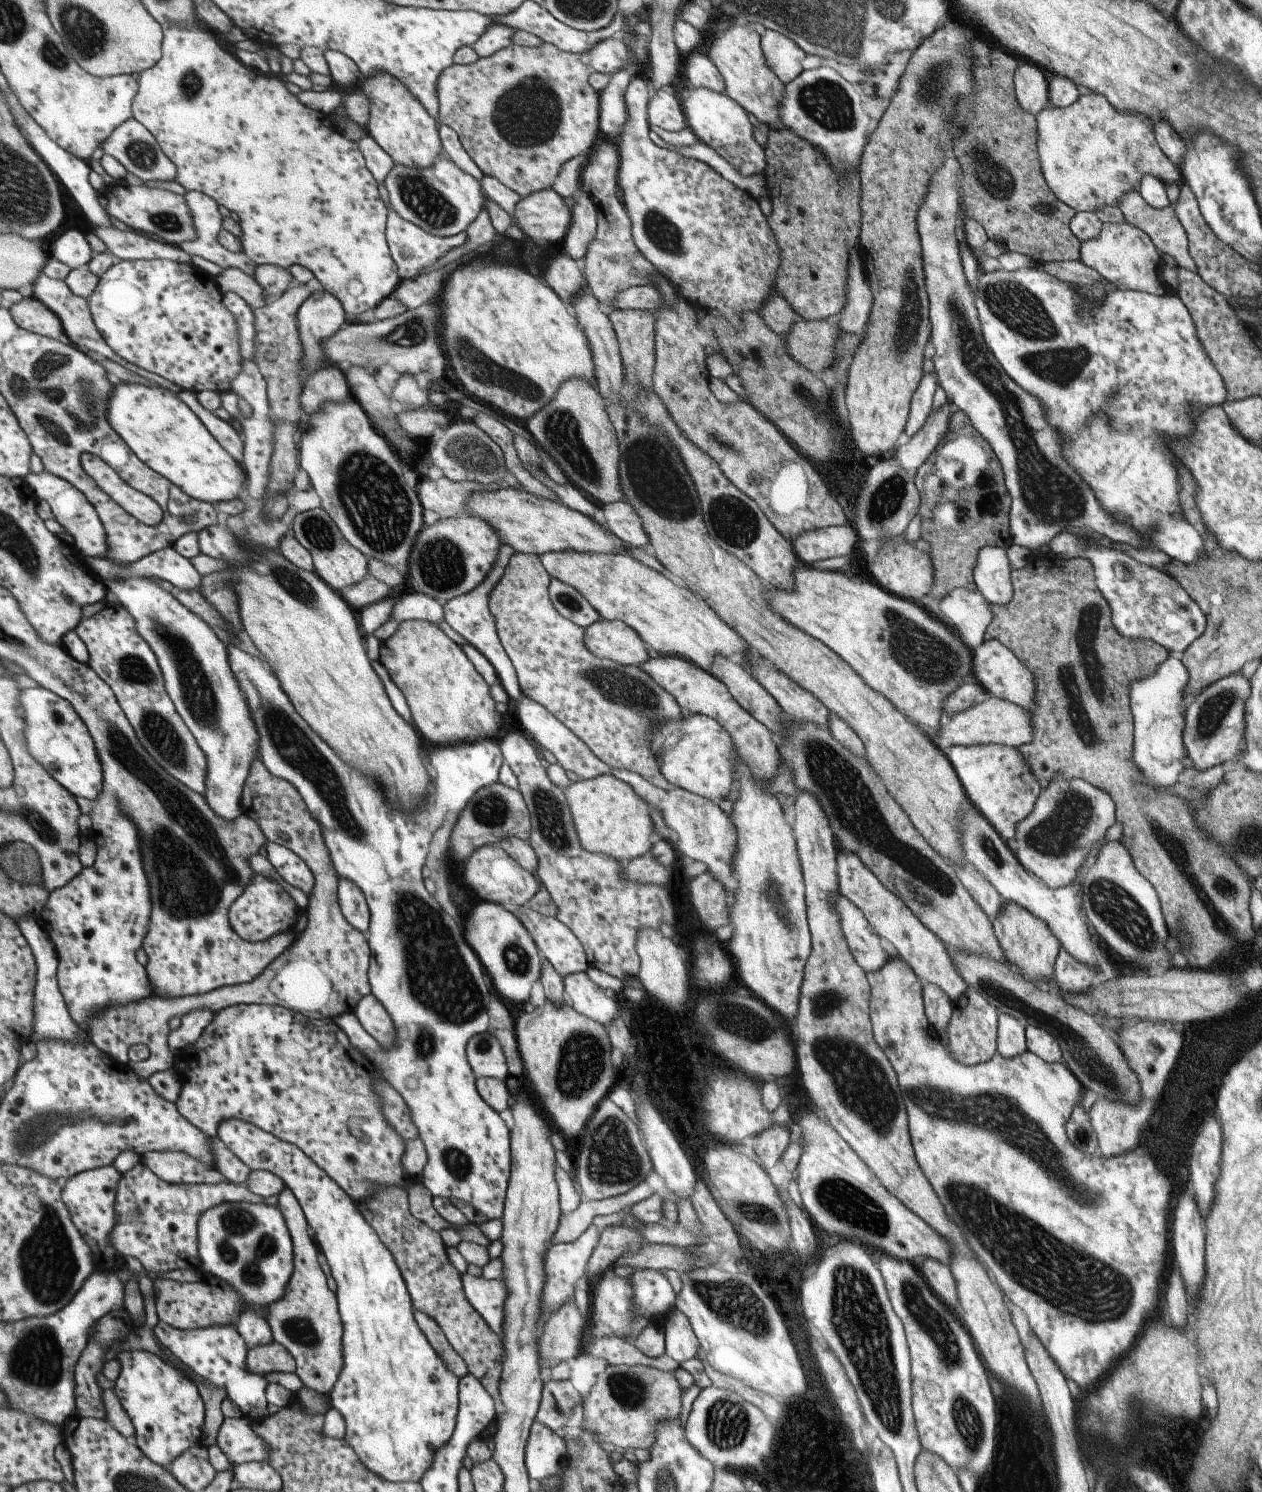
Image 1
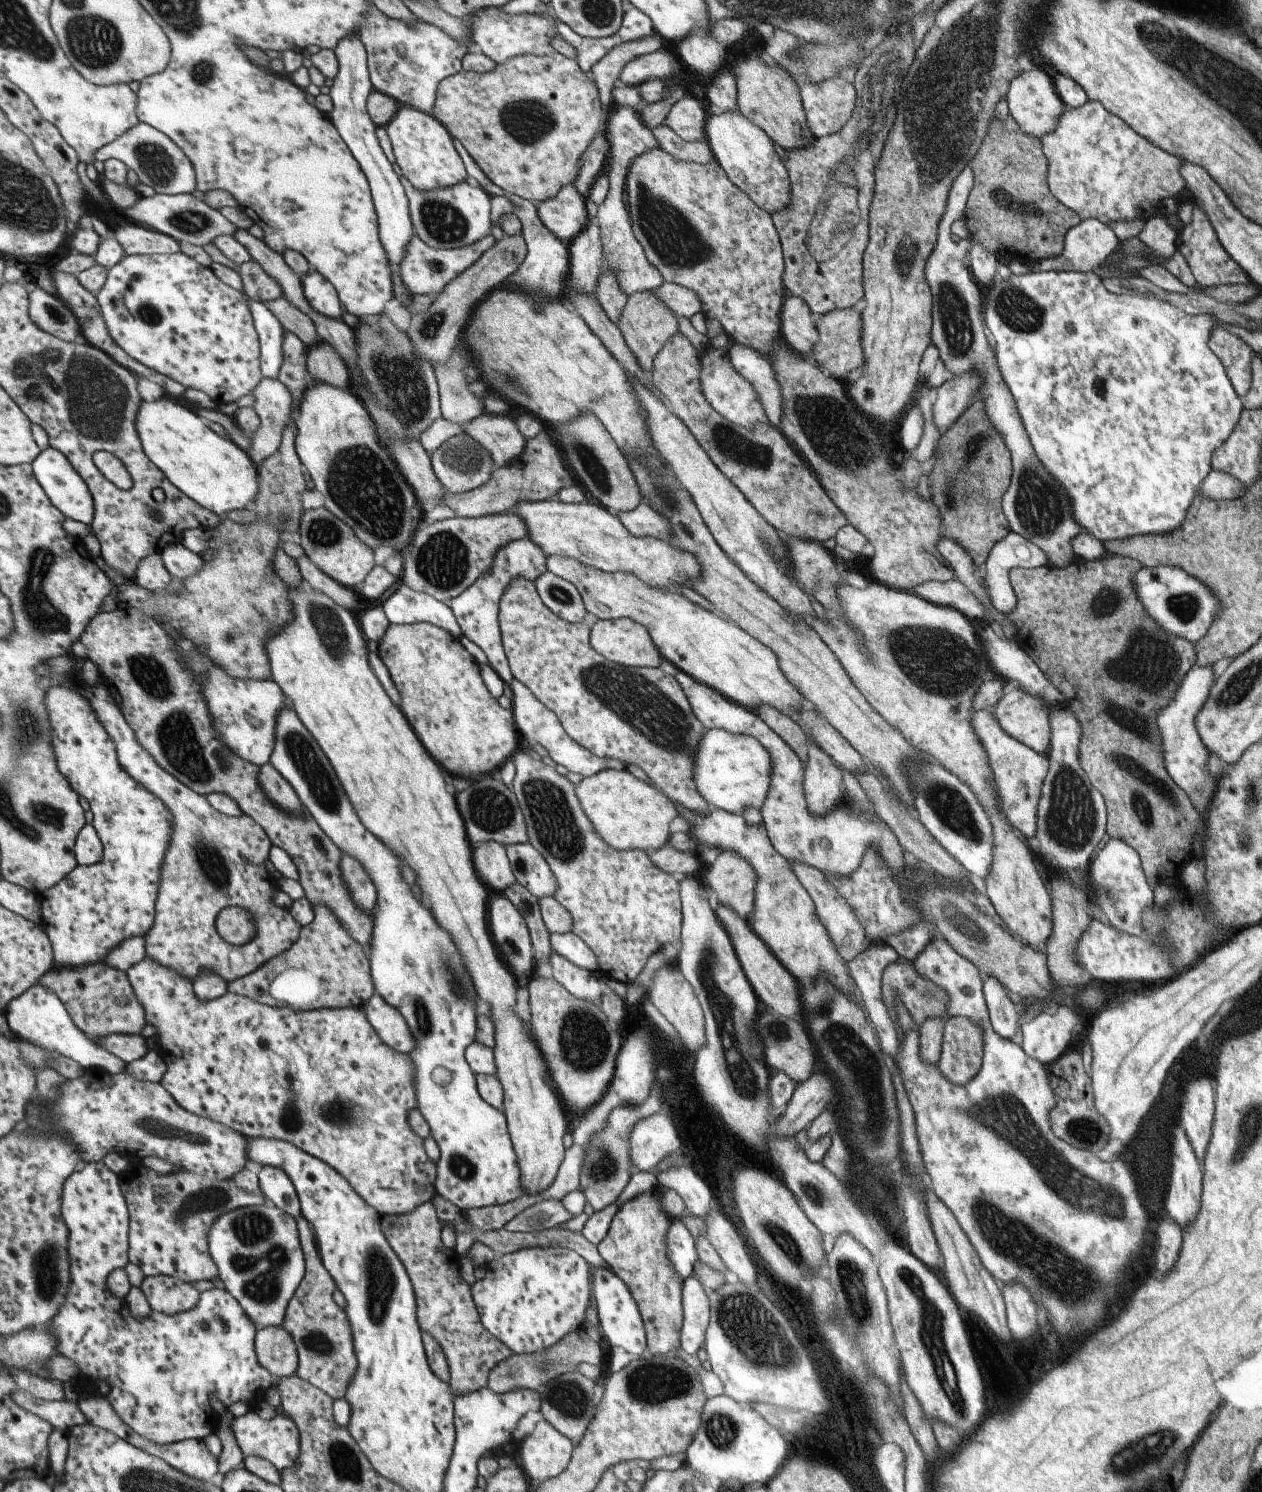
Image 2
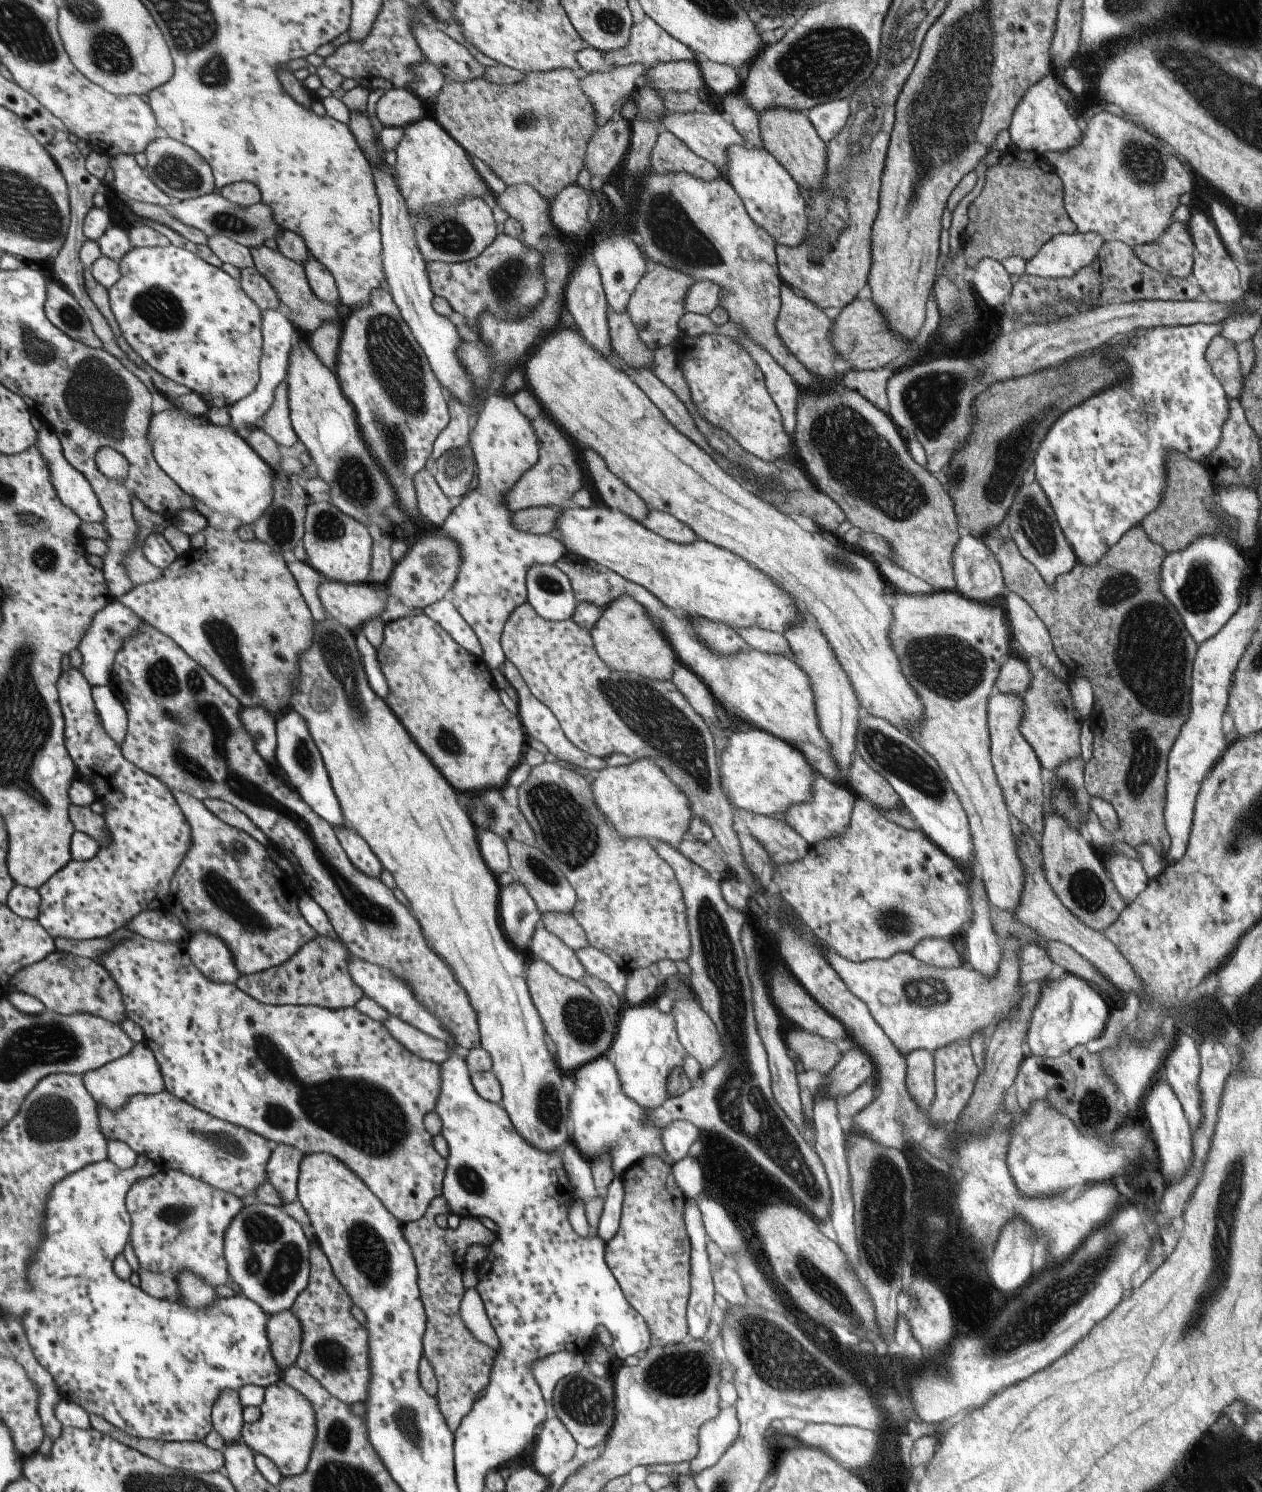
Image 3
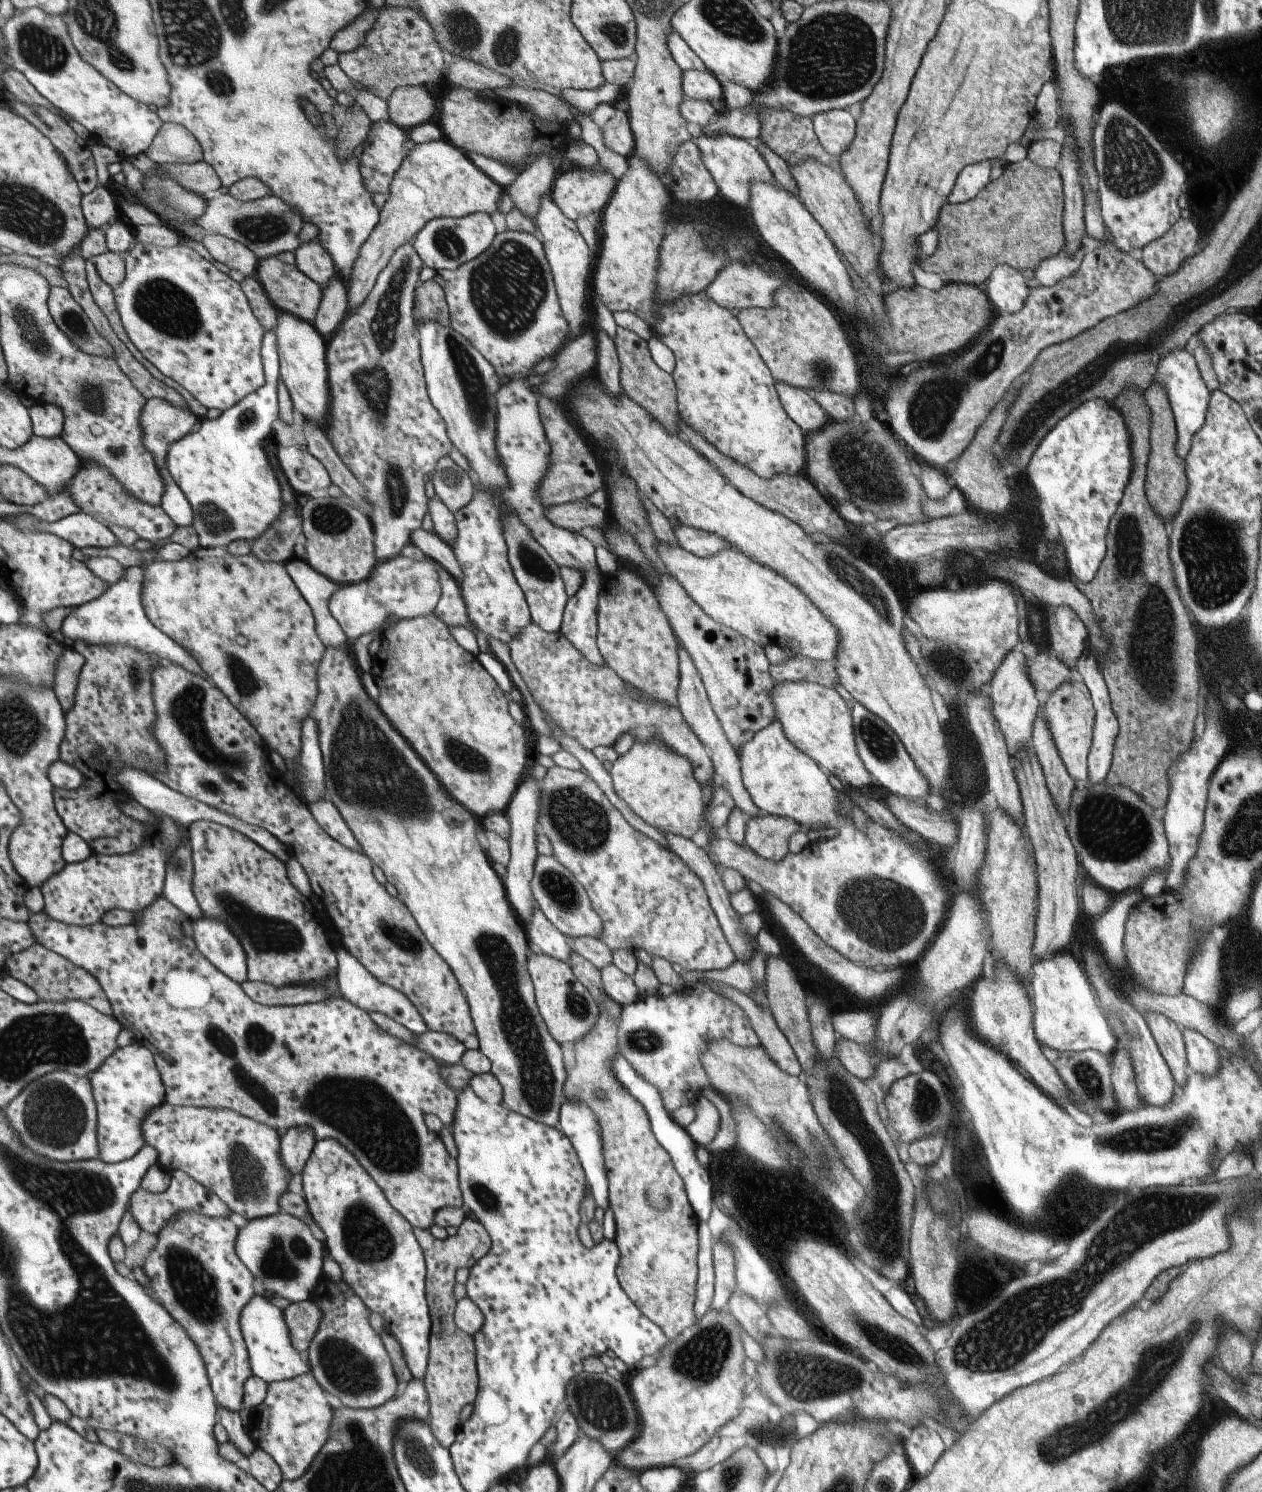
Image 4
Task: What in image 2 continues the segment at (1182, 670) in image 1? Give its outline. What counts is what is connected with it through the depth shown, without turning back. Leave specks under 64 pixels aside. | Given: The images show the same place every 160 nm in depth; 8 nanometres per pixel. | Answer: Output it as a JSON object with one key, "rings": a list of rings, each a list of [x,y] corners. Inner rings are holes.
{"rings":[[[1193,665],[1176,688],[1172,701],[1162,708],[1156,716],[1156,725],[1162,740],[1162,757],[1169,778],[1187,795],[1198,815],[1203,814],[1210,797],[1214,793],[1215,782],[1205,770],[1210,752],[1198,737],[1195,717],[1205,704],[1209,689],[1213,686],[1212,665]]]}

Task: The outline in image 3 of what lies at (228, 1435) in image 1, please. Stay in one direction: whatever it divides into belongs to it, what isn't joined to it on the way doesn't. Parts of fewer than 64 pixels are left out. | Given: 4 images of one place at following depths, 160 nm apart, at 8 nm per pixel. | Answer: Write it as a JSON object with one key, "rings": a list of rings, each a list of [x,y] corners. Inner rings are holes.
{"rings":[[[281,1379],[266,1388],[266,1399],[260,1410],[260,1418],[255,1423],[244,1424],[243,1440],[256,1454],[264,1454],[274,1460],[283,1476],[303,1475],[312,1460],[318,1435],[318,1416],[312,1400]]]}

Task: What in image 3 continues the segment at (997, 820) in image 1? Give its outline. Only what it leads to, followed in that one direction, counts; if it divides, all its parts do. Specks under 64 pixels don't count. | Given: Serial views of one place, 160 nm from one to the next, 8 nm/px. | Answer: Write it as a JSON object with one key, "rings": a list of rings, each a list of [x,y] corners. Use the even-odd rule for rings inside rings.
{"rings":[[[993,692],[986,704],[986,725],[988,728],[990,758],[993,770],[1000,784],[1006,810],[1011,818],[1024,825],[1033,834],[1042,832],[1043,784],[1039,776],[1041,767],[1030,744],[1020,733],[1024,702],[1021,695],[1010,692]]]}

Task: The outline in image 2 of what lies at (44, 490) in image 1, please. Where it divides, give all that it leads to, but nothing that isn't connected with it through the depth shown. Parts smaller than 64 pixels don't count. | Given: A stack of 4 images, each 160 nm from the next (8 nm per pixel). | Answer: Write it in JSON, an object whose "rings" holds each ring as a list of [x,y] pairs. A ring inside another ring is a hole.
{"rings":[[[48,446],[40,452],[40,455],[32,462],[36,477],[41,486],[52,498],[53,504],[60,508],[69,519],[80,521],[89,526],[93,533],[92,522],[95,518],[96,502],[87,481],[79,474],[79,471],[71,464],[71,461],[63,454],[63,451]]]}

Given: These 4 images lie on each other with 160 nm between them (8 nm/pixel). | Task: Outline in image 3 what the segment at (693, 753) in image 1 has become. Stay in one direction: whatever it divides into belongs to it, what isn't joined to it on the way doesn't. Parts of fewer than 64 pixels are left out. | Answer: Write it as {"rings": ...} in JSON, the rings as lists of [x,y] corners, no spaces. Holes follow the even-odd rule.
{"rings":[[[752,727],[733,730],[727,738],[725,750],[717,754],[717,758],[721,786],[731,808],[770,816],[812,799],[814,769],[793,745]]]}

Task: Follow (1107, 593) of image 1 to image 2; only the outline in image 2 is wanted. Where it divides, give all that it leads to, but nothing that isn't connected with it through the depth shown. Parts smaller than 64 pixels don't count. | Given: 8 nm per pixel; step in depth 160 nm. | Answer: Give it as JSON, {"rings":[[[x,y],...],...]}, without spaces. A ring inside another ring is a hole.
{"rings":[[[1173,565],[1141,567],[1133,577],[1133,586],[1144,611],[1168,633],[1180,636],[1190,643],[1196,643],[1207,632],[1216,616],[1217,607],[1222,604],[1214,592],[1197,577]]]}

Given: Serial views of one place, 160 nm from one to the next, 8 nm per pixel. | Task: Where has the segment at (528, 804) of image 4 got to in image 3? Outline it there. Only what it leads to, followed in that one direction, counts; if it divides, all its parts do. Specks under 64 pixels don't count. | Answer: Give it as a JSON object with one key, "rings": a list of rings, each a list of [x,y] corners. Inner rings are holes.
{"rings":[[[515,880],[501,891],[501,920],[507,940],[515,949],[527,950],[539,920],[536,901],[528,890]]]}

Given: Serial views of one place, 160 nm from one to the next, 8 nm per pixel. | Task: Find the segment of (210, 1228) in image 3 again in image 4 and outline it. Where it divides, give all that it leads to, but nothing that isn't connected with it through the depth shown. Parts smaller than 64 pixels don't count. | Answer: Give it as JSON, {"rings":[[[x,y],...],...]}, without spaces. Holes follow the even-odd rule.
{"rings":[[[185,1171],[172,1172],[172,1182],[169,1190],[164,1193],[155,1194],[141,1187],[132,1196],[129,1209],[131,1209],[134,1217],[140,1222],[143,1230],[155,1236],[158,1236],[158,1232],[163,1227],[166,1227],[166,1224],[179,1211],[199,1211],[208,1217],[217,1218],[233,1216],[231,1207],[224,1200],[221,1200],[217,1193],[214,1193],[212,1189],[208,1189],[204,1184],[197,1182]]]}

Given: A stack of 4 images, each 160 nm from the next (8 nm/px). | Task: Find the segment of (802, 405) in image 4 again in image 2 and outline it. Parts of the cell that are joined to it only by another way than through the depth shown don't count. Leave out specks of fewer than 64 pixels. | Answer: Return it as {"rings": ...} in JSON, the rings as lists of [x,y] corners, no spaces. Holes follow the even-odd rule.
{"rings":[[[729,339],[728,357],[734,369],[745,377],[756,390],[760,403],[764,406],[768,422],[777,430],[782,417],[782,394],[776,381],[773,367],[761,353],[744,344]]]}

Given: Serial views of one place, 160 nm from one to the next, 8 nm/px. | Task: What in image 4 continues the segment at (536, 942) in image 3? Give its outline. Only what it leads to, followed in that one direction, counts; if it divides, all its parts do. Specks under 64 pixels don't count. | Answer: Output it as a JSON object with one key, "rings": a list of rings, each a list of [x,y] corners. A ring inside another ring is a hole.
{"rings":[[[537,908],[526,923],[529,944],[537,946],[539,952],[557,960],[567,962],[571,946],[565,938]]]}

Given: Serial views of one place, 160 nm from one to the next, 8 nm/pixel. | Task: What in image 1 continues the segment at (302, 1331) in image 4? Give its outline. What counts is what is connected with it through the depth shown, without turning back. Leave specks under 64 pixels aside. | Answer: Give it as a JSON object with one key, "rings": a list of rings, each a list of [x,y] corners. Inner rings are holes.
{"rings":[[[275,1340],[266,1345],[249,1348],[248,1369],[254,1373],[269,1375],[273,1373],[295,1373],[296,1357],[280,1342]]]}

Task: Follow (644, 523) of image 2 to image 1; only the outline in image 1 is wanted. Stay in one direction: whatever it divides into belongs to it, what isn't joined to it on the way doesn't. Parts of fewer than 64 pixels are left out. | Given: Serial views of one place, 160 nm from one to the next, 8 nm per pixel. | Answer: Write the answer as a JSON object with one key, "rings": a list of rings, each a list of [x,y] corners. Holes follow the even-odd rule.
{"rings":[[[626,500],[617,501],[600,508],[599,518],[609,529],[629,547],[648,549],[648,538],[642,529],[637,511]]]}

